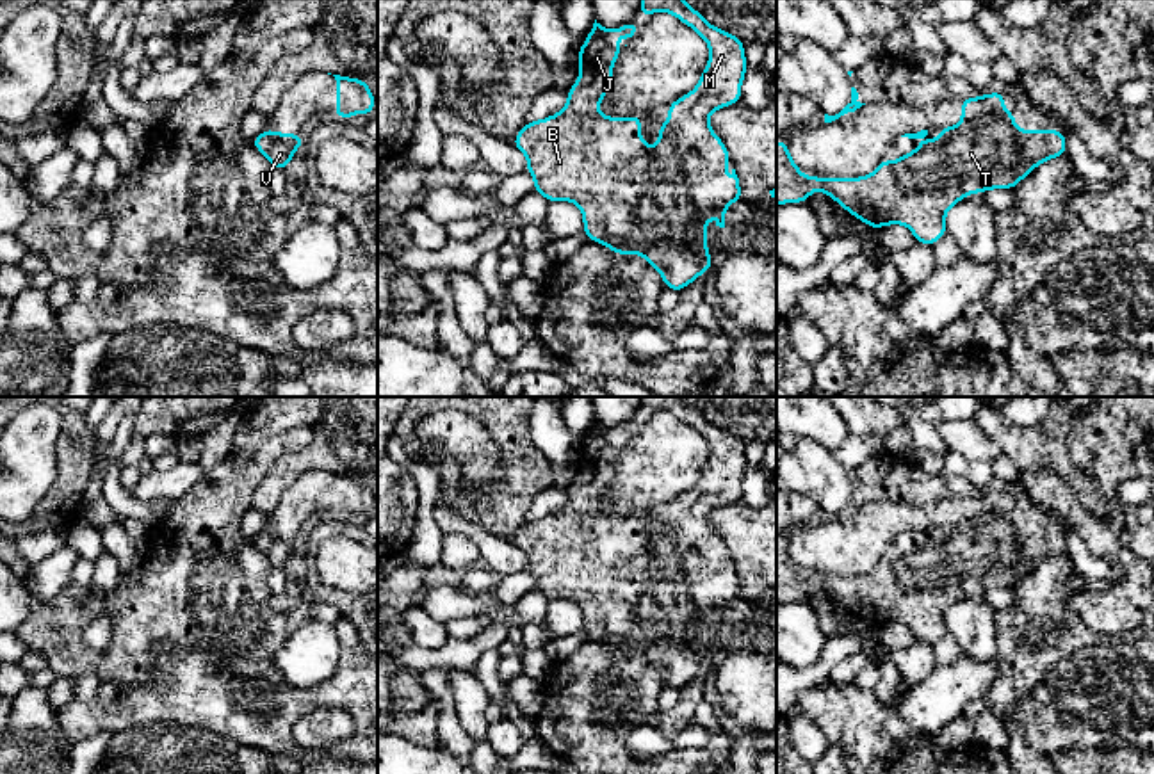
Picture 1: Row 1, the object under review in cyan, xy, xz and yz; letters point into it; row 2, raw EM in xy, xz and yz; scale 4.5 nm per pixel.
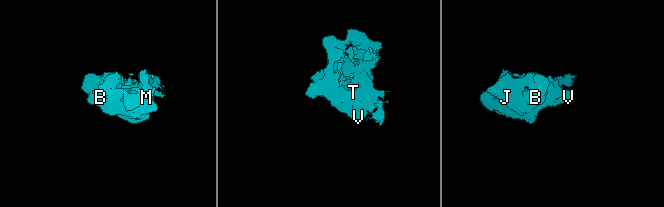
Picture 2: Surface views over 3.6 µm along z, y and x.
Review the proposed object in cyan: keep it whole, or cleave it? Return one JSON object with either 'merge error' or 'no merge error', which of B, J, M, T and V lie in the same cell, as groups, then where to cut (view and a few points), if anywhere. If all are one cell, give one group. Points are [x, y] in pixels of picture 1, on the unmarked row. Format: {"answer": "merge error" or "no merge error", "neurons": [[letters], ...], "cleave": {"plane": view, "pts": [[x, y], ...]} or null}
{"answer": "no merge error", "neurons": [["B", "J", "M", "T", "V"]], "cleave": null}

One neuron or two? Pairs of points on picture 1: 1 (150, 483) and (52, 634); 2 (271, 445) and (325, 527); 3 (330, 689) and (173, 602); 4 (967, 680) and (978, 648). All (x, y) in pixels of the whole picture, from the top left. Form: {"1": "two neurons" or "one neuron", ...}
{"1": "two neurons", "2": "two neurons", "3": "two neurons", "4": "two neurons"}

